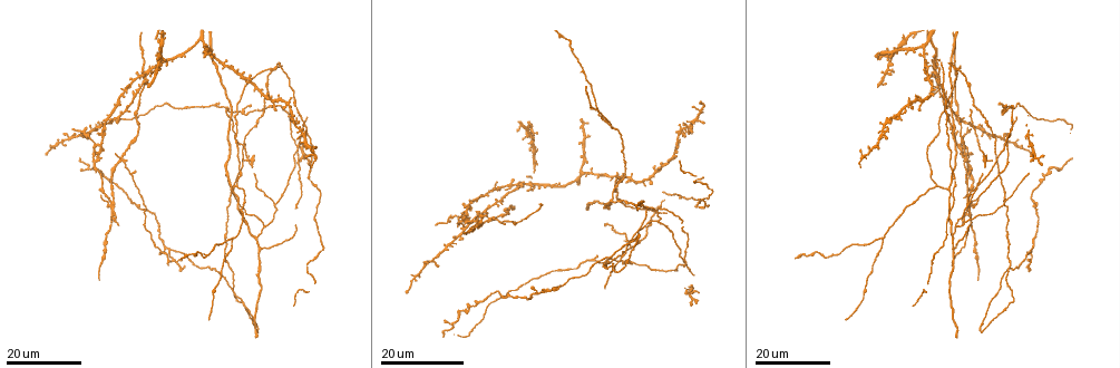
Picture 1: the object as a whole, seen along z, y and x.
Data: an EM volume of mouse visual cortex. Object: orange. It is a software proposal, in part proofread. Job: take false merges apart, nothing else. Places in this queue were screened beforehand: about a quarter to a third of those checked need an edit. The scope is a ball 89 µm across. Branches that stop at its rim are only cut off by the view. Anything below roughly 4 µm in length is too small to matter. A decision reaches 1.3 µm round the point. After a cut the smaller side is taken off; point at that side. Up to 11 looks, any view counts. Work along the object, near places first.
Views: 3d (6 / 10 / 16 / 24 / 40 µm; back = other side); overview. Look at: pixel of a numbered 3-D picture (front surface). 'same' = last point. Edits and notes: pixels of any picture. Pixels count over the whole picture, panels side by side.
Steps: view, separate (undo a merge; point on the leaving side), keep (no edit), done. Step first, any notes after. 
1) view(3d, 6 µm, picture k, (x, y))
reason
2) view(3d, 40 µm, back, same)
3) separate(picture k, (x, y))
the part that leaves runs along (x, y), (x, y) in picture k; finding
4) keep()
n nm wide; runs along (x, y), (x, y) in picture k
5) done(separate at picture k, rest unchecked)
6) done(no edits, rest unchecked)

view(3d, 24 µm, picture 1, (618, 186))
a fork

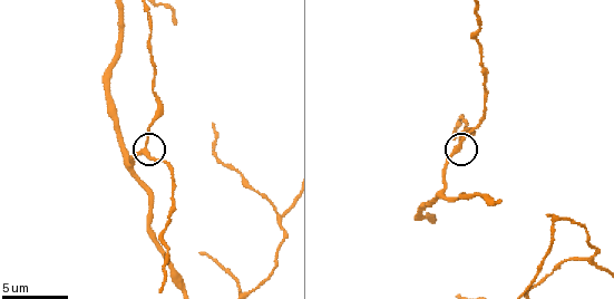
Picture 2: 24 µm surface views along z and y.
view(3d, 6 µm, picture 2, (142, 153))

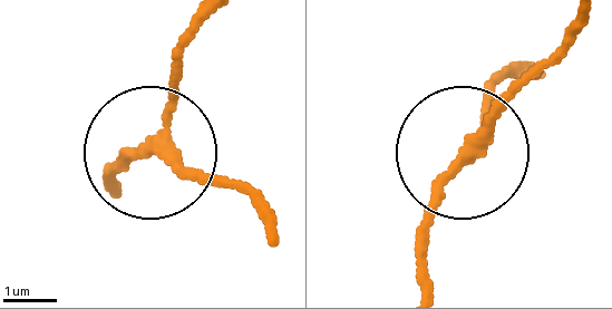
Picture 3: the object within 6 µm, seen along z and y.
keep()
side arm 56 µm; runs along (203, 20), (158, 150), (239, 189) in picture 3; one cell here

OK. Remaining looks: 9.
view(3d, 16 µm, picture 1, (98, 162))
calibre changes

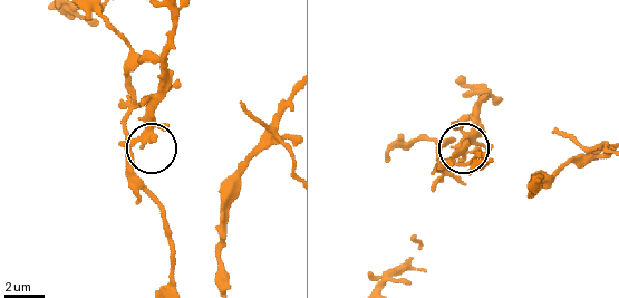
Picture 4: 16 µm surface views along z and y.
view(3d, 6 µm, picture 4, (148, 135))

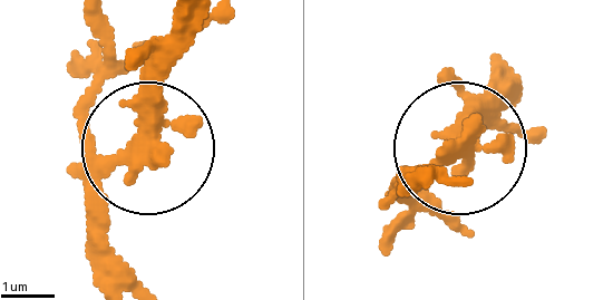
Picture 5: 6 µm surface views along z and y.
separate(picture 5, (87, 236))
320 nm wide; the part that leaves runs along (110, 171), (115, 273) in picture 5; two cells meet here

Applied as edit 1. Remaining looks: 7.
view(overview)

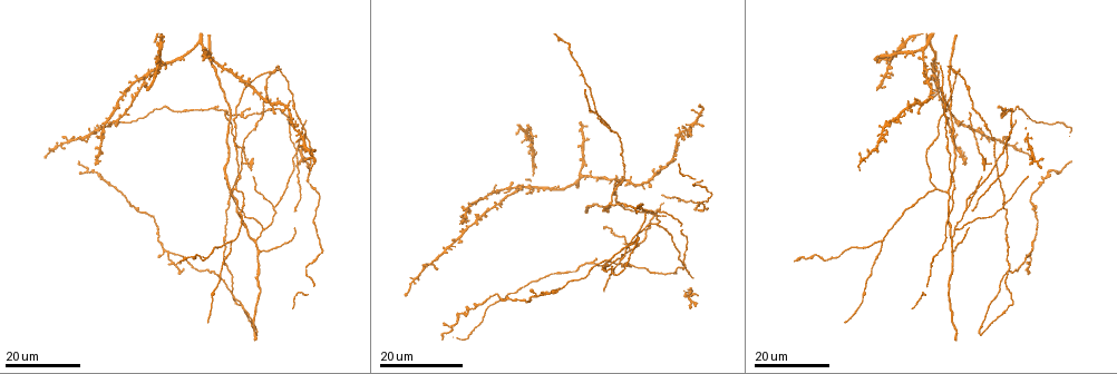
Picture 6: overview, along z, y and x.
view(3d, 16 µm, picture 6, (644, 209))
three-way junction

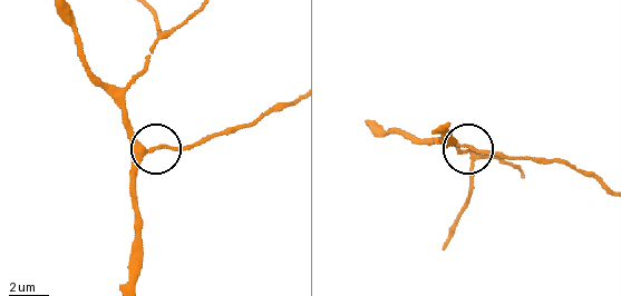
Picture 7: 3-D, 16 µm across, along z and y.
view(3d, 6 µm, picture 7, (149, 148))
zoom in

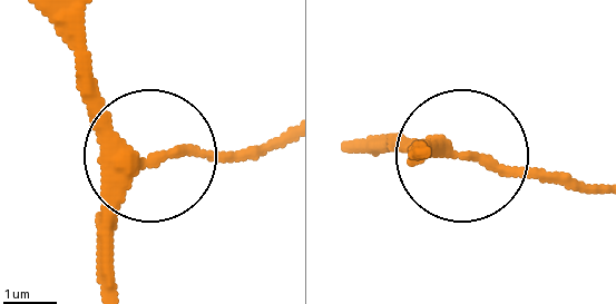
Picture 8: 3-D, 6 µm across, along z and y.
view(3d, 6 µm, back, picture 8, (146, 161))
other side

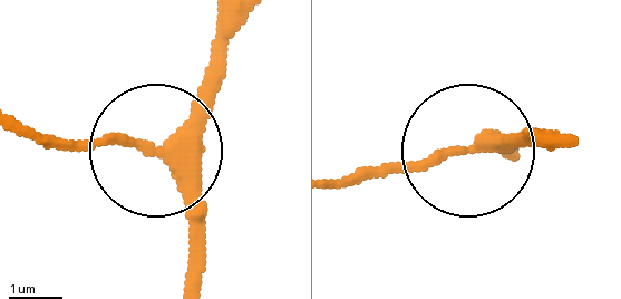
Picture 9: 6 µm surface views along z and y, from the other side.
keep()
3 arms; runs along (246, 19), (220, 86), (162, 147), (20, 138) in picture 9; all the same cell

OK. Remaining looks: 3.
view(3d, 10 µm, picture 2, (557, 219))
side arm on a straight run

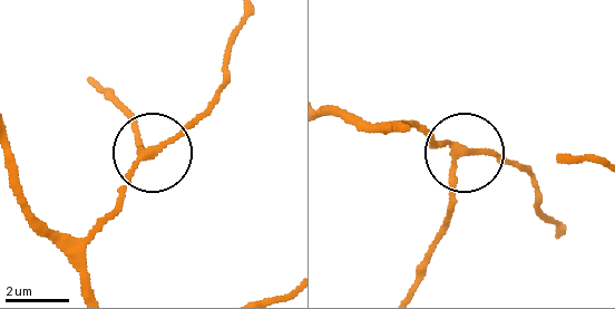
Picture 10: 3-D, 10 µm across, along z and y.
view(3d, 6 µm, picture 10, (145, 153))

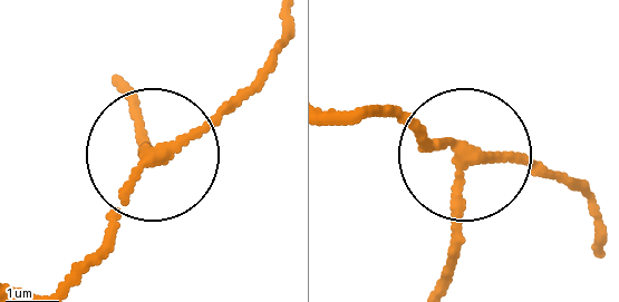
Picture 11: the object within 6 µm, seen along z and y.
keep()
side arm 30 µm; 3 arms; all the same cell

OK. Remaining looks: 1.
done(separate at picture 5, rest unchecked)

